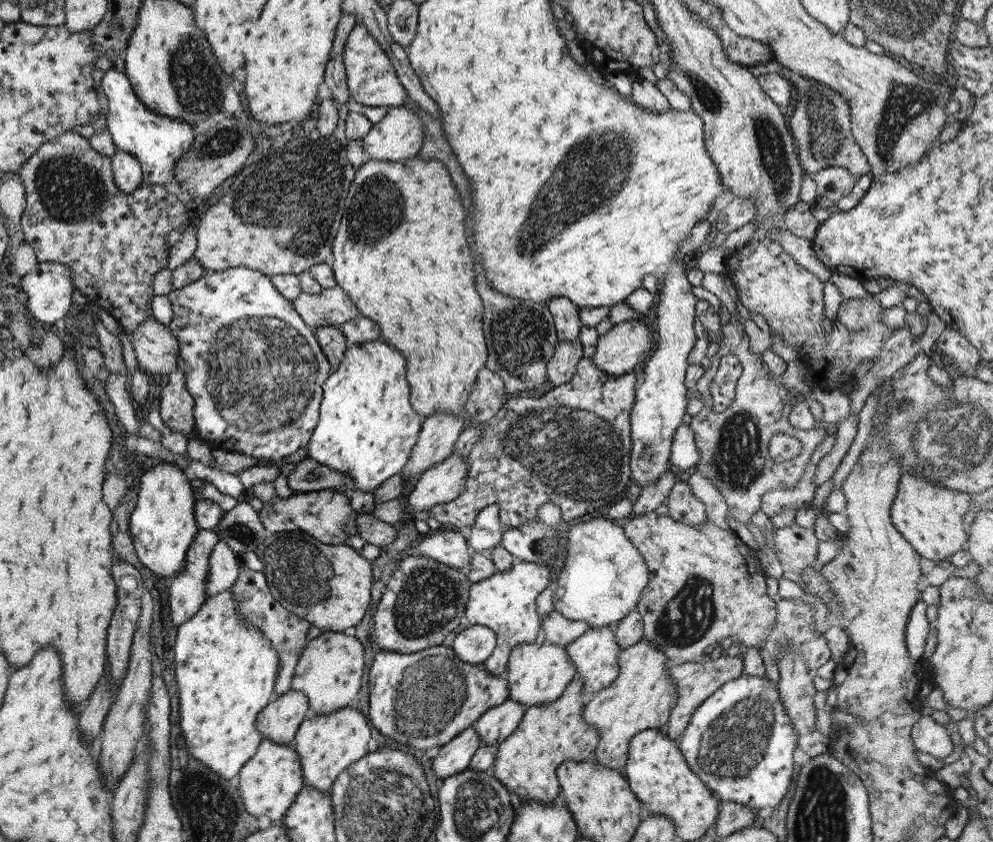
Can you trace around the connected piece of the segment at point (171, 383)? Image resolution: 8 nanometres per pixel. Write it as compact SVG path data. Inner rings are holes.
M178 367L168 374L168 381L161 387L158 411L165 427L196 439L193 430L193 405L191 396L185 390L184 376Z

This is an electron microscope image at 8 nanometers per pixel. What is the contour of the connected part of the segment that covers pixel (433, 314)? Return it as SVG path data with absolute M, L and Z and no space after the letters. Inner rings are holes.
M419 154L411 158L400 161L384 161L365 158L364 162L354 171L354 177L349 185L346 197L344 198L343 214L339 229L337 229L335 238L331 243L331 252L333 264L331 266L336 285L340 286L351 299L351 302L357 307L358 314L372 321L375 321L380 330L380 338L385 342L393 344L407 360L406 381L410 386L409 402L416 413L422 418L428 417L433 413L441 411L442 413L451 413L456 415L462 412L464 402L471 392L478 370L484 367L487 360L488 350L483 334L481 334L481 300L473 288L473 258L467 248L465 240L465 210L461 206L459 194L453 188L449 174L445 170L445 165L435 159L422 159Z

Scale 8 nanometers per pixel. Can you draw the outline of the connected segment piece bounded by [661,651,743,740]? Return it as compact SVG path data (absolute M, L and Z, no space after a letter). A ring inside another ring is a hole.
M722 652L716 653L714 656L702 658L695 661L683 661L681 664L672 666L668 669L669 678L676 684L677 702L671 709L667 723L661 729L670 739L677 740L680 734L689 725L689 718L695 708L697 708L716 688L722 684L740 677L743 674L742 657L730 657Z

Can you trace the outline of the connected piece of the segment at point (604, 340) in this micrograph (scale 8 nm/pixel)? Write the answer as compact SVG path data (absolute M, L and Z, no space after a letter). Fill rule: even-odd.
M642 318L613 325L605 334L598 336L595 353L591 357L593 364L614 377L630 372L637 375L638 368L652 352L651 342L654 340L655 328L653 330L651 332L651 328L643 323Z

